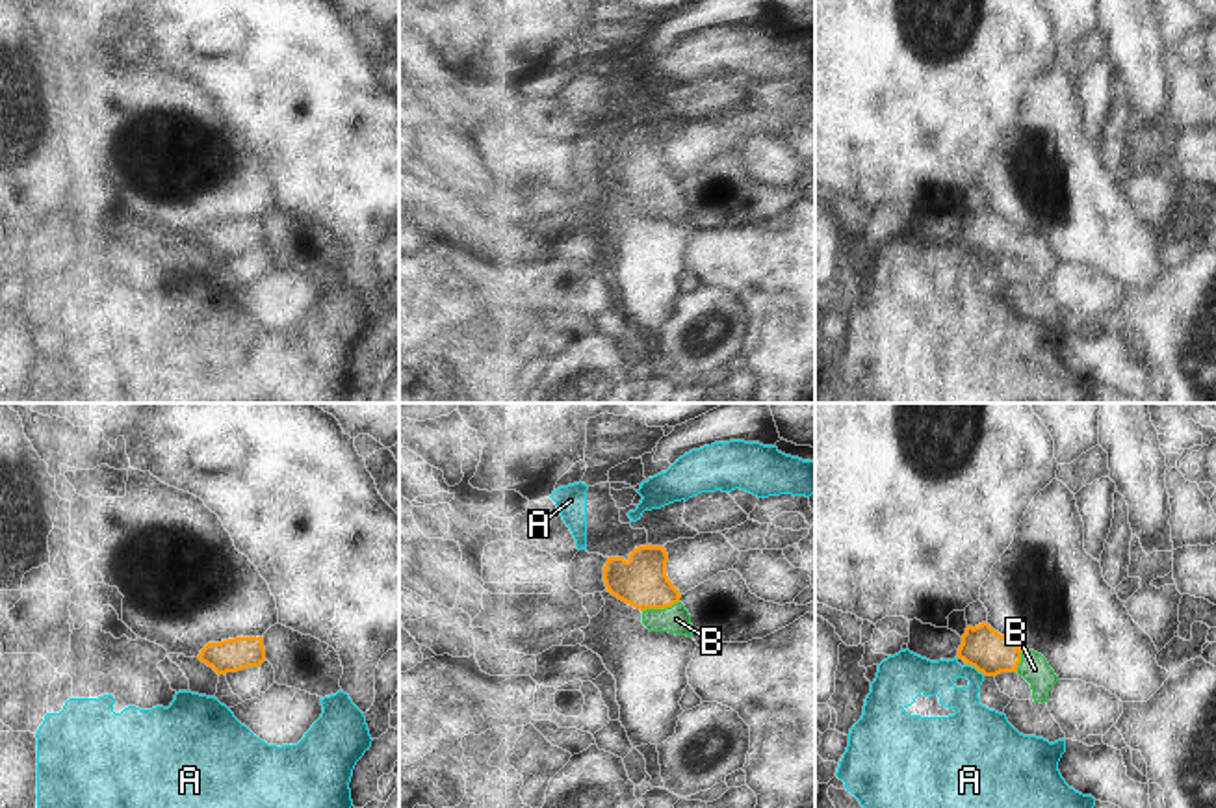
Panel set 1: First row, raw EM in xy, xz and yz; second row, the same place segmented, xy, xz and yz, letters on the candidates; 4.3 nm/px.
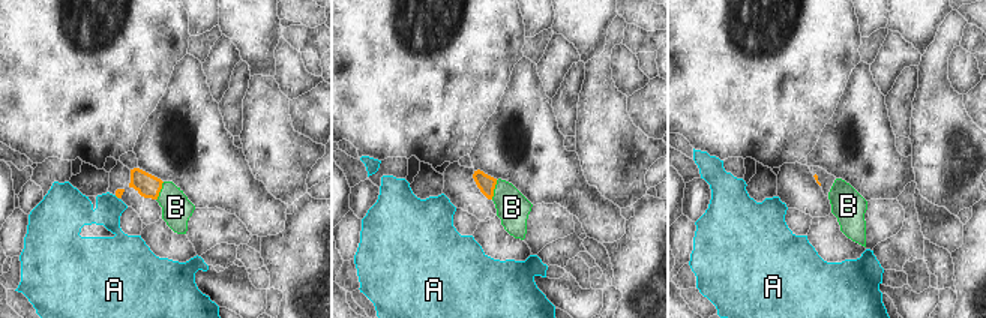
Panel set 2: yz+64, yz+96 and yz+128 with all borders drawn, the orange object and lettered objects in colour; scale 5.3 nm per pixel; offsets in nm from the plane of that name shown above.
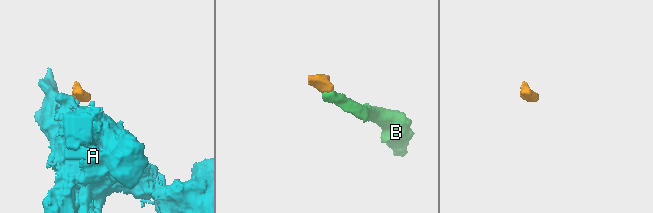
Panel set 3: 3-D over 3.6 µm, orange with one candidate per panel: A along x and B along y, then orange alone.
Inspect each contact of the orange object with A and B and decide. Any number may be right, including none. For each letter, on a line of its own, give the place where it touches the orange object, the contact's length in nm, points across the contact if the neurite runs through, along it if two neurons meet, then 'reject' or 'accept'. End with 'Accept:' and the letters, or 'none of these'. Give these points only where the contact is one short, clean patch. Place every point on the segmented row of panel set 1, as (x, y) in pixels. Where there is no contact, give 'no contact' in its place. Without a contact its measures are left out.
A: meets orange in yz at (975, 667); contact 100 nm long; border along yz (966, 664), (984, 675); reject
B: meets orange in xz at (659, 608); contact 170 nm long; runs through xz (641, 582), (659, 608), (676, 619); accept
Accept: B

